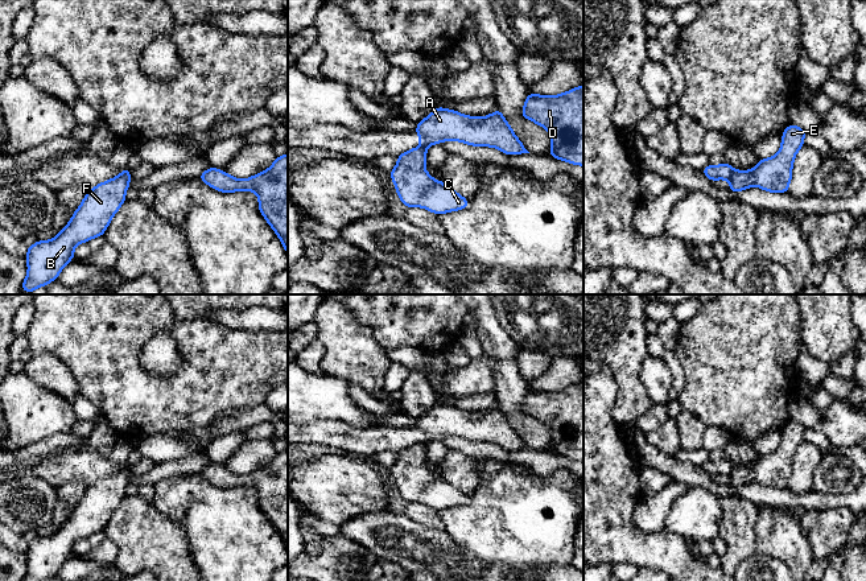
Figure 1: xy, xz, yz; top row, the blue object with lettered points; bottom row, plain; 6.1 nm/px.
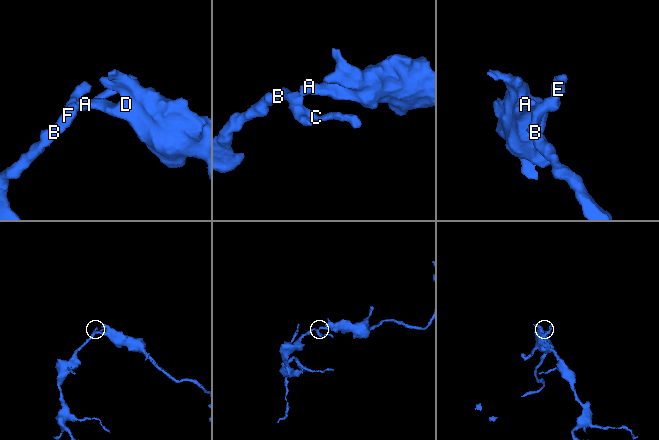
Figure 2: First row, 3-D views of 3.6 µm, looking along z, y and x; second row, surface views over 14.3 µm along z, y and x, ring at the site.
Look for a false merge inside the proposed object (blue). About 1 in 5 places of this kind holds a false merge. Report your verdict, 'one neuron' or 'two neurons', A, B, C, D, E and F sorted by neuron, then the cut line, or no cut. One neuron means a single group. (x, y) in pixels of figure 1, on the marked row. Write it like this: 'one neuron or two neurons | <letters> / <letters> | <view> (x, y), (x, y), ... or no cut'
two neurons | A D / B C E F | yz (734, 170), (729, 178)

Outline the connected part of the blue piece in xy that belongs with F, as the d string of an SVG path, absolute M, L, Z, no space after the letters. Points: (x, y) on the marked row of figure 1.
M121 173L86 193L70 222L51 240L40 240L28 247L28 275L21 285L28 293L55 280L74 259L74 247L104 235L111 219L125 201L129 173Z

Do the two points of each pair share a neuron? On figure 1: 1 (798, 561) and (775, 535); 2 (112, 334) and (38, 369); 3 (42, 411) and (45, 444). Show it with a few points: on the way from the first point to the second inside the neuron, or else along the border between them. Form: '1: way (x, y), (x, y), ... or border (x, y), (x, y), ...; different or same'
1: way (795, 555), (782, 542); same
2: border (33, 355), (54, 354), (69, 369), (77, 386); different
3: border (70, 431), (53, 433), (16, 450); different

